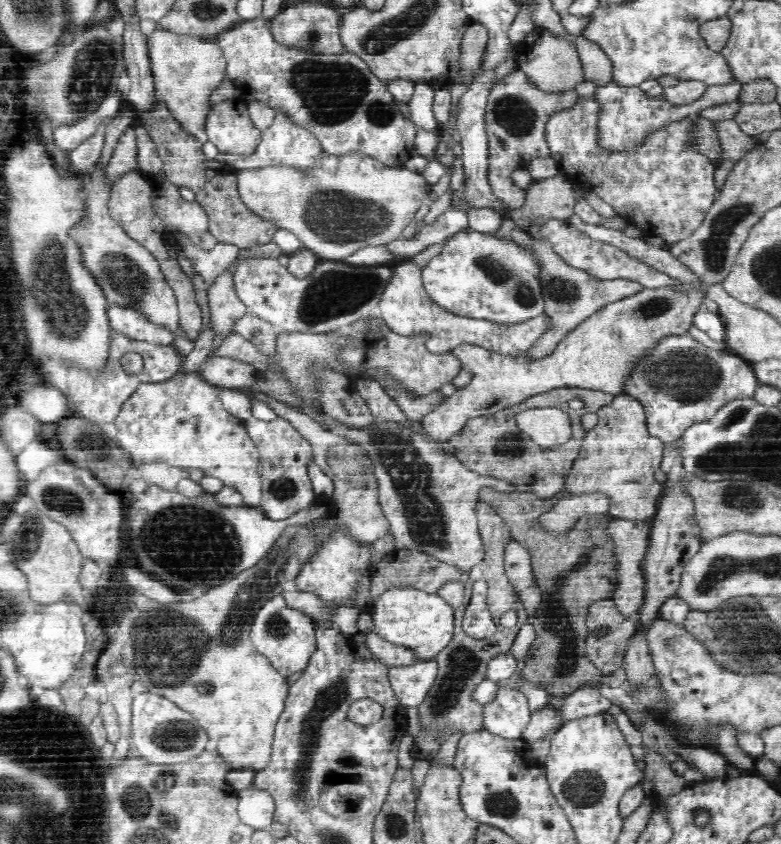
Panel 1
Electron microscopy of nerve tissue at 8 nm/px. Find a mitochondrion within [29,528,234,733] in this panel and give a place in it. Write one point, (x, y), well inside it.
(118, 662)

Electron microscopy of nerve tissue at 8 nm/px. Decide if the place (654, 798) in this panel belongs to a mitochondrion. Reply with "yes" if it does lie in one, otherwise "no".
no

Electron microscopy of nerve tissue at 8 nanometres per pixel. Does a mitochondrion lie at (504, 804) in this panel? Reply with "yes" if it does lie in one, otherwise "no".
yes

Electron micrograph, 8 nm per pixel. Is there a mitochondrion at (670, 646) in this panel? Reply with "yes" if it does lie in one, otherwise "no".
yes

